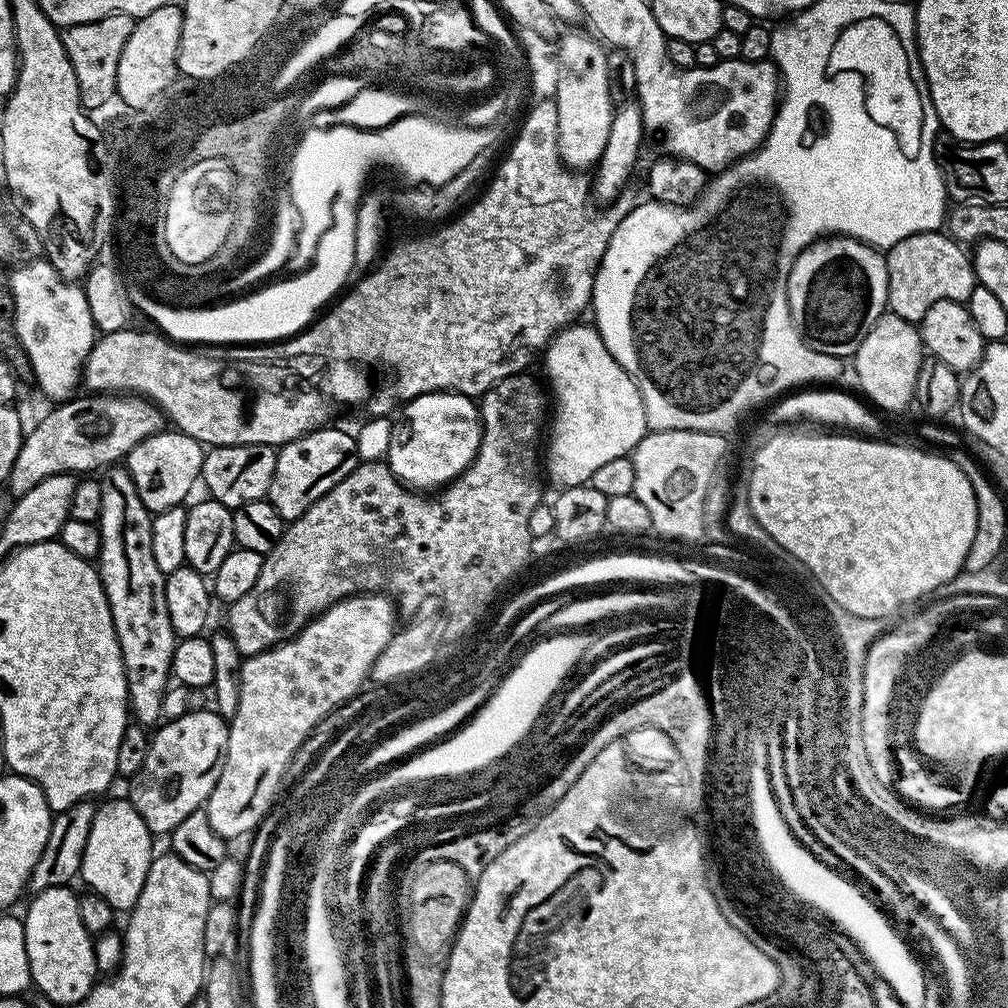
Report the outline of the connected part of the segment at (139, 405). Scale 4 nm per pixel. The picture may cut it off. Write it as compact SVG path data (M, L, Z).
M84 394L61 403L53 412L48 412L36 425L27 429L22 450L18 450L18 459L14 461L14 470L10 470L10 478L6 485L13 497L26 494L26 490L34 490L38 482L50 478L54 474L92 474L95 468L107 469L117 462L123 461L146 438L165 431L166 417L151 400L145 400L131 394Z

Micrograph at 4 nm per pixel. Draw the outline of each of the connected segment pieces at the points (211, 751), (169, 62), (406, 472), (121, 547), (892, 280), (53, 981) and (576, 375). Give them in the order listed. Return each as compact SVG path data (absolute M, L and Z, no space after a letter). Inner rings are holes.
M208 710L208 712L188 712L185 716L170 721L169 724L161 723L155 729L156 736L154 732L148 741L146 762L142 762L142 766L130 780L132 805L138 810L142 822L146 822L147 828L154 836L169 835L182 822L182 818L186 818L186 814L207 805L208 796L218 782L218 774L222 774L224 755L228 749L228 725L229 721L223 720L215 710Z
M170 2L166 6L158 6L158 10L154 10L150 14L139 17L136 20L134 30L126 41L126 48L122 50L122 58L118 62L116 96L122 103L128 104L124 106L127 106L129 109L146 106L146 102L150 102L150 98L162 94L162 90L166 90L166 86L170 86L173 80L177 79L176 59L178 58L178 46L182 38L183 17L183 7L179 3Z
M431 392L407 401L403 408L399 413L400 421L395 421L392 430L387 466L401 484L413 490L439 490L462 475L476 457L480 445L480 410L477 401L460 392Z
M109 467L99 477L99 482L102 490L102 510L98 521L100 530L98 571L106 594L106 602L110 606L110 614L124 663L124 673L128 679L128 706L135 723L141 726L149 726L148 724L156 726L161 723L160 715L164 712L164 691L167 690L168 680L170 681L172 676L172 659L178 637L170 622L170 610L166 610L166 586L164 585L166 574L158 570L158 562L154 562L153 513L148 511L142 498L138 498L138 486L134 486L134 478L130 478L127 467Z
M940 230L919 232L910 234L910 238L902 238L902 242L887 249L884 261L888 275L887 311L911 324L919 325L934 302L953 300L964 304L978 286L972 257L965 245Z
M71 887L47 888L35 893L28 904L28 913L23 913L26 930L26 954L33 985L48 1000L56 1004L74 1006L86 998L92 985L97 983L93 937L82 926L78 914L78 896Z
M584 323L563 328L542 353L552 383L550 396L556 399L556 409L550 412L552 433L546 436L546 480L556 490L587 485L605 462L628 456L649 431L644 403L631 374L612 357L600 331Z

